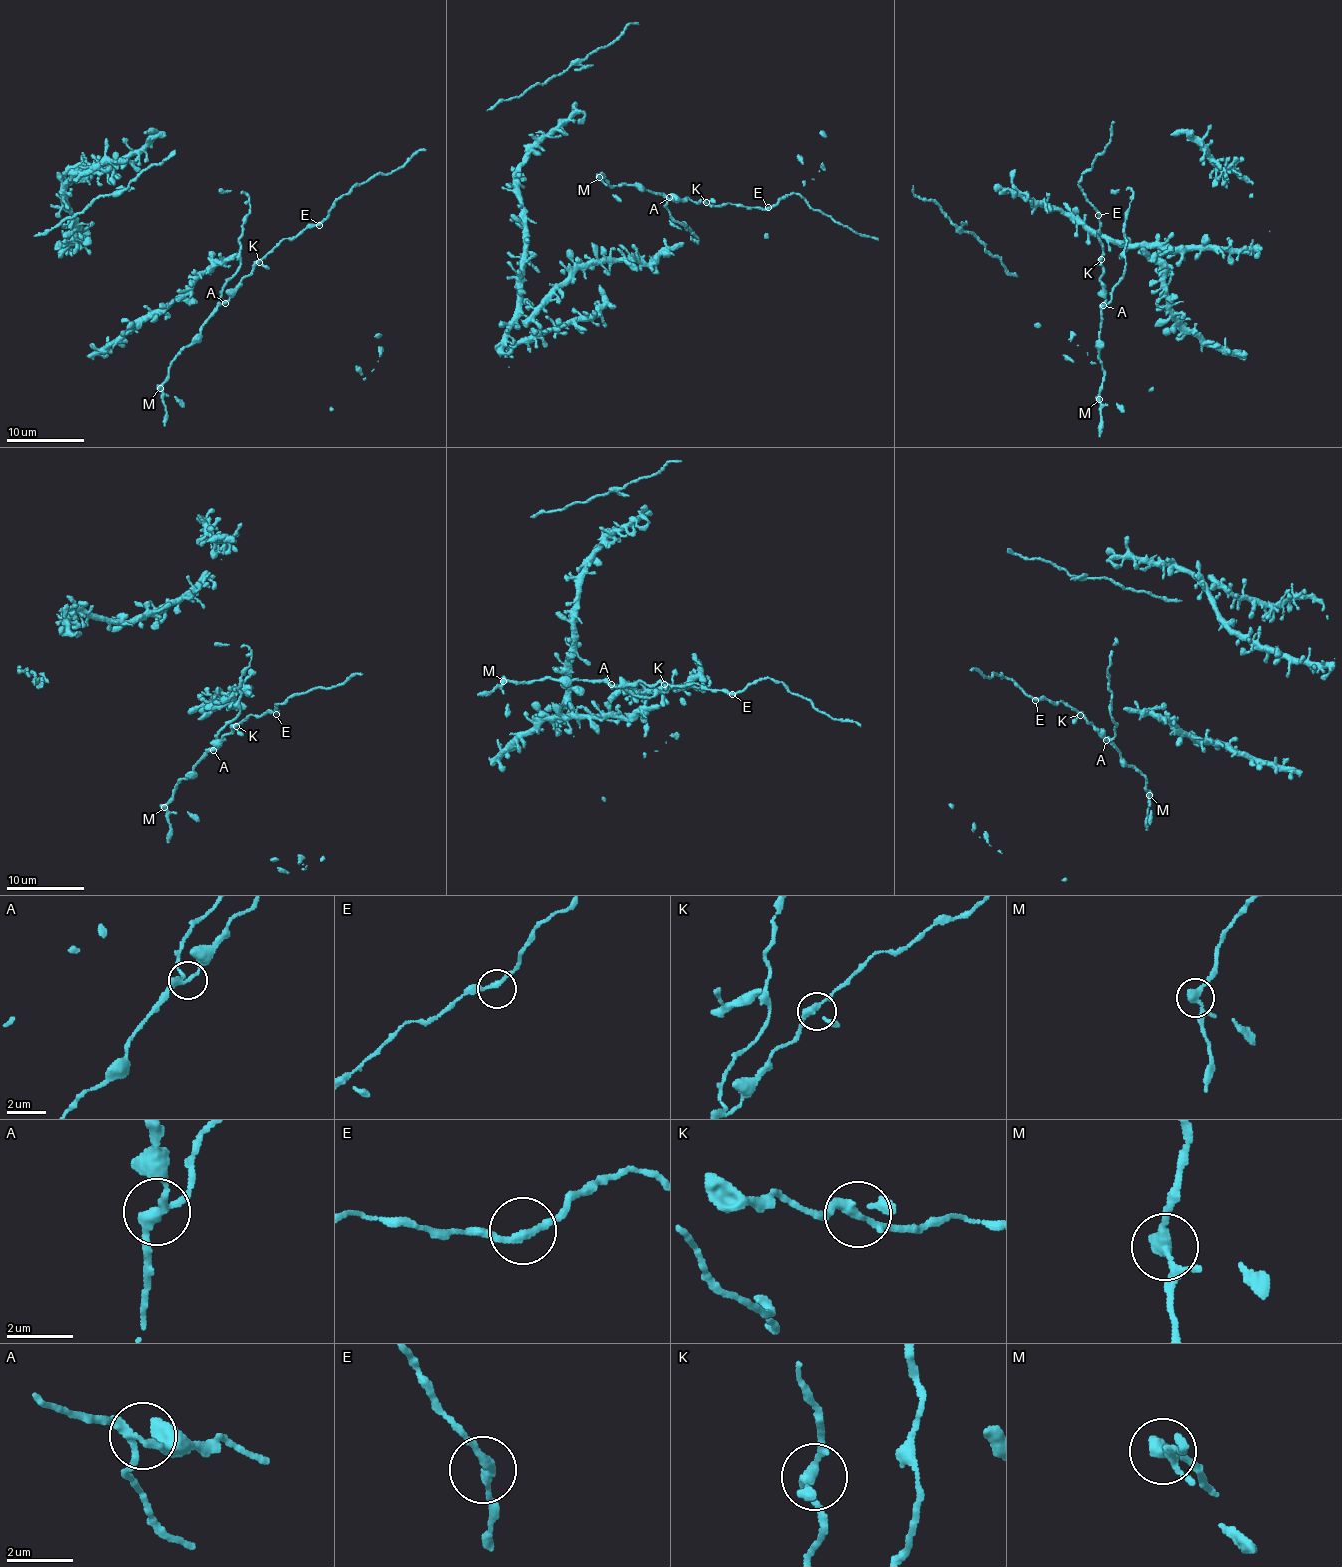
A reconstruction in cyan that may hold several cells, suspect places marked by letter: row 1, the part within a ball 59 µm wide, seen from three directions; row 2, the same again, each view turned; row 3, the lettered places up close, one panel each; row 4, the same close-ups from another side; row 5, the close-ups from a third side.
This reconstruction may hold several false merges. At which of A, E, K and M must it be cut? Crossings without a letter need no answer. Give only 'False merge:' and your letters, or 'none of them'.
False merge: none of them

